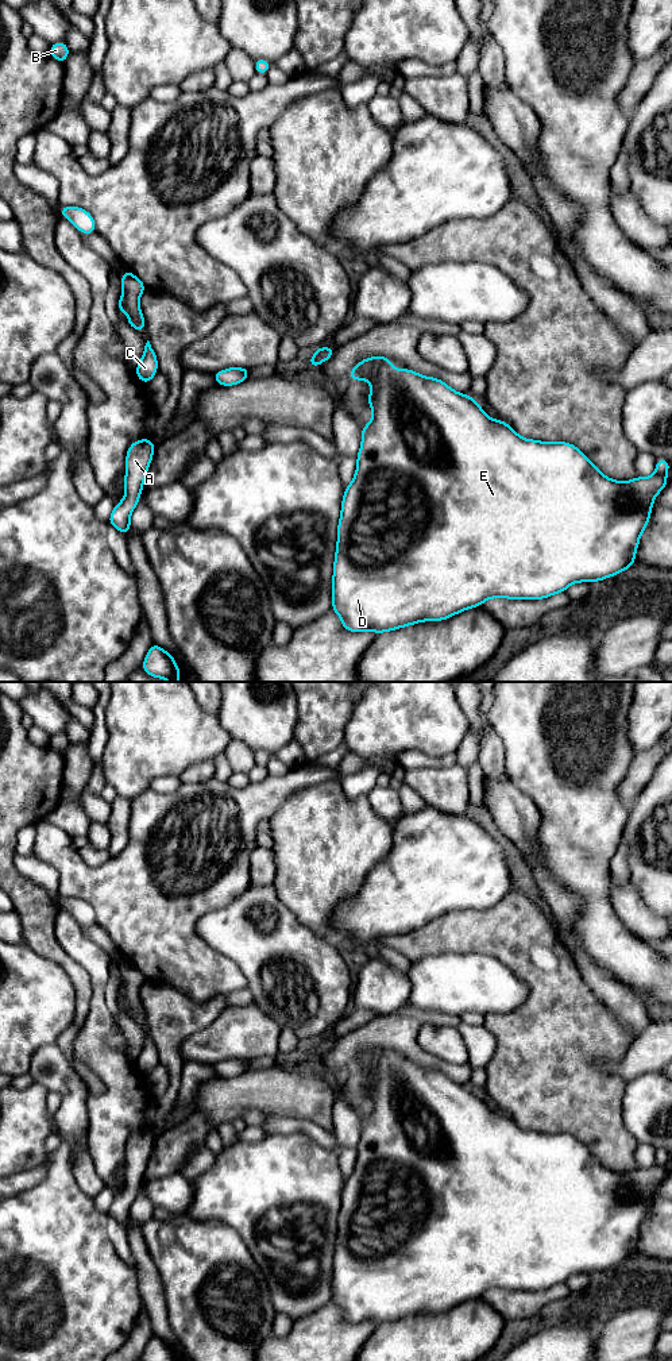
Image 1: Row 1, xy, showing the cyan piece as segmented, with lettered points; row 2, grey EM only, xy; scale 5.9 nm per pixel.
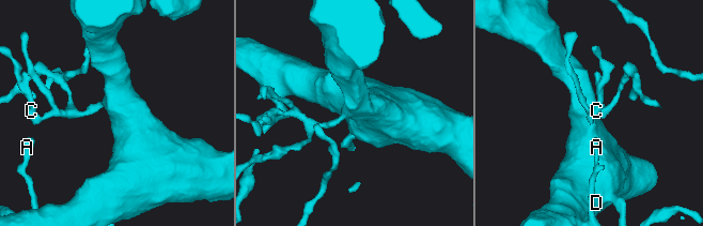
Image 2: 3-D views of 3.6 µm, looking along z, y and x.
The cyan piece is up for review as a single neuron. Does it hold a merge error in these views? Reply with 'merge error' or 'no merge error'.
no merge error

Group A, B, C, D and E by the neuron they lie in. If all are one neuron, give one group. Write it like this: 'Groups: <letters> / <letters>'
Groups: A B C D E

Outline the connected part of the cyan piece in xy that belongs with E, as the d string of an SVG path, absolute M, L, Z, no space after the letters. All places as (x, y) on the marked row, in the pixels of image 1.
M371 356L360 361L348 374L351 381L366 379L371 383L368 405L372 420L362 428L362 444L356 455L358 467L354 481L345 486L337 524L337 544L332 578L332 610L349 632L372 631L379 635L397 631L421 621L443 621L463 610L480 606L490 598L544 599L565 591L576 582L598 582L617 575L636 564L634 555L641 533L645 531L656 496L667 486L671 463L656 460L656 473L626 482L610 479L578 447L567 442L548 443L522 439L507 423L488 417L470 394L451 389L440 378L421 375L413 370L398 370L389 356Z

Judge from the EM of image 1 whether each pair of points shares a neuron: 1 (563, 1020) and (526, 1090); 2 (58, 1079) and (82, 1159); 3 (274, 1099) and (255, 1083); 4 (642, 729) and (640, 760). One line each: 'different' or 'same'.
1: same
2: same
3: same
4: different

